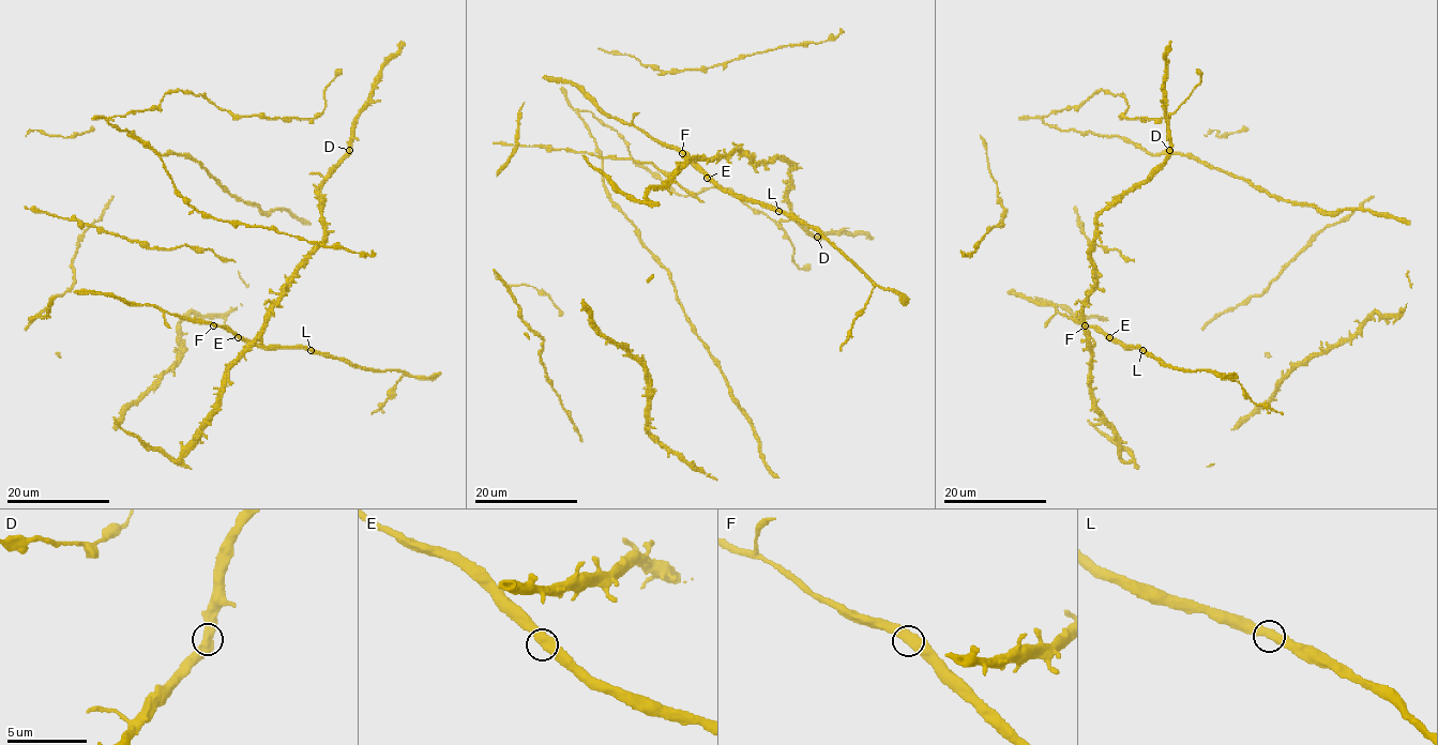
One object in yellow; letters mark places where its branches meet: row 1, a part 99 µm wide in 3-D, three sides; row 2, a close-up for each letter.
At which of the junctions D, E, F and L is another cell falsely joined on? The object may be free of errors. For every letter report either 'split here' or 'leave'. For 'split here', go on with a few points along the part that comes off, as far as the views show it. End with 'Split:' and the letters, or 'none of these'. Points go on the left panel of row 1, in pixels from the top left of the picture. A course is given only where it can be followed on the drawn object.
D: leave
E: leave
F: leave
L: leave
Split: none of these

